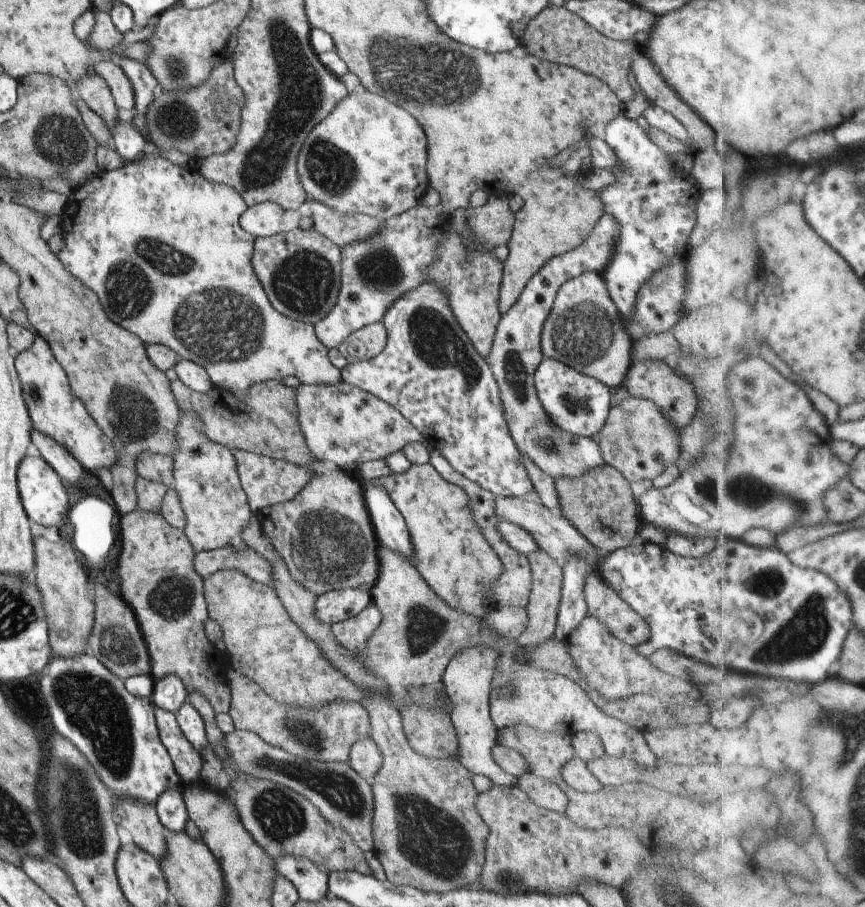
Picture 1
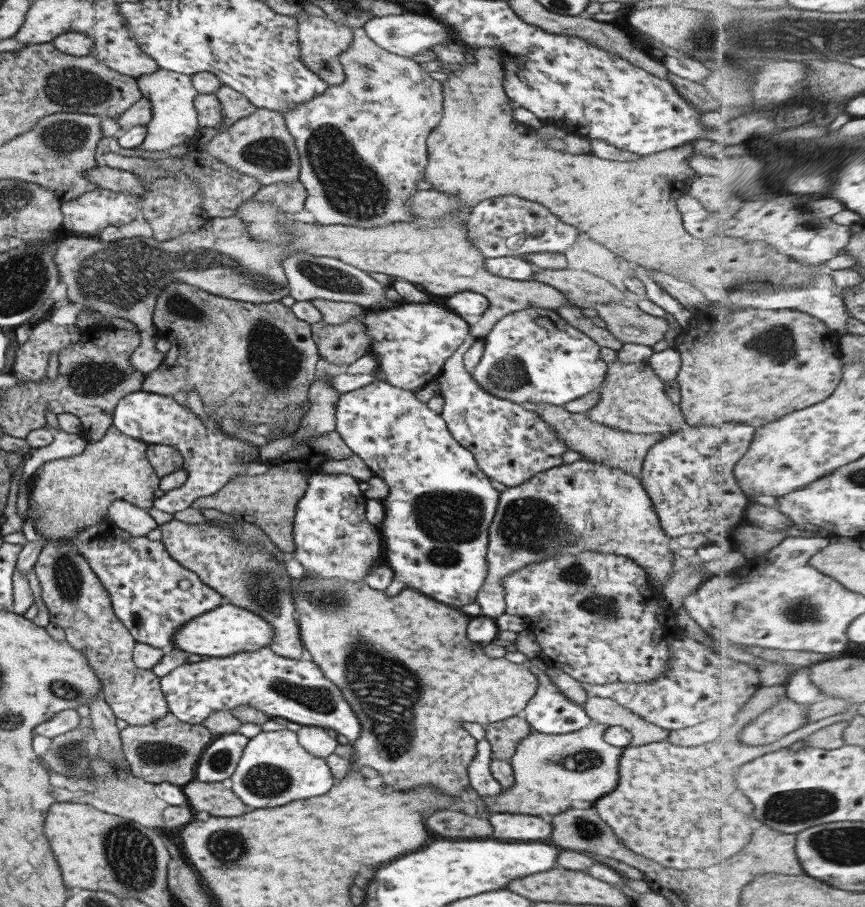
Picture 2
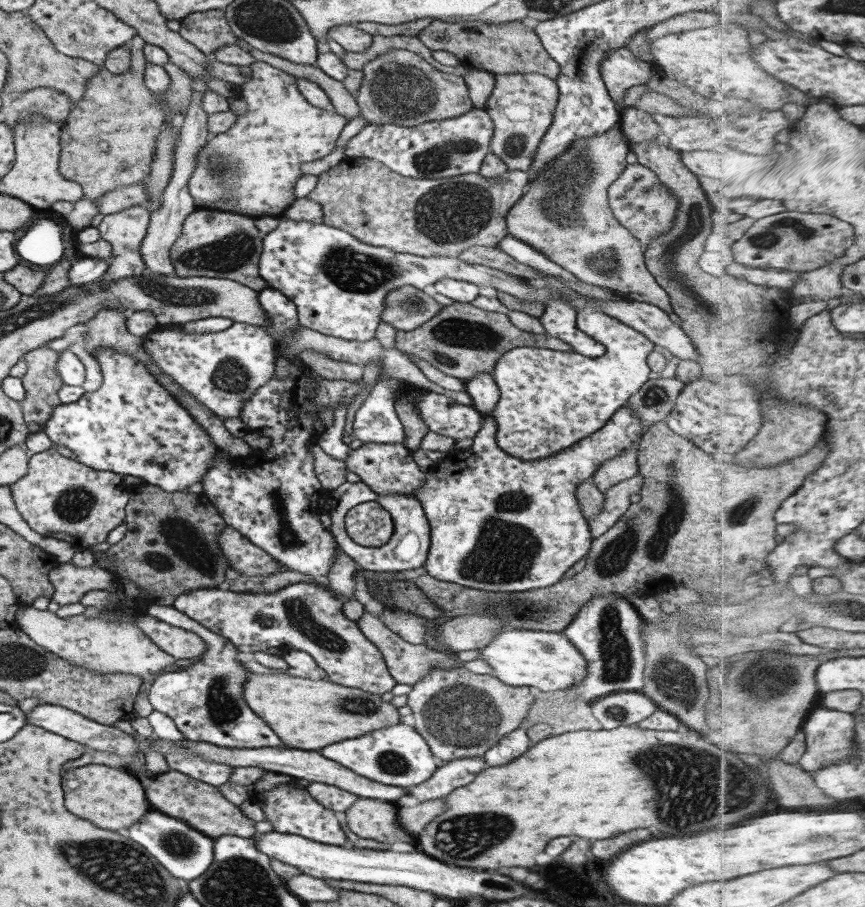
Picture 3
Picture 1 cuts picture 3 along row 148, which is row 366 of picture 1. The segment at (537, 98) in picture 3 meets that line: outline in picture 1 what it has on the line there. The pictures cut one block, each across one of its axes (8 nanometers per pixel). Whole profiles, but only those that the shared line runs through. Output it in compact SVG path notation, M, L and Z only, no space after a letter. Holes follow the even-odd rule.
M601 215L591 234L574 249L551 257L521 289L511 308L500 315L495 327L492 345L485 361L495 379L508 434L519 452L526 454L533 464L552 479L576 477L603 463L600 448L591 438L578 437L555 427L541 408L537 398L533 375L543 358L540 338L543 323L552 307L557 289L573 277L584 272L602 273L609 264L610 255L618 239L618 222L609 215Z

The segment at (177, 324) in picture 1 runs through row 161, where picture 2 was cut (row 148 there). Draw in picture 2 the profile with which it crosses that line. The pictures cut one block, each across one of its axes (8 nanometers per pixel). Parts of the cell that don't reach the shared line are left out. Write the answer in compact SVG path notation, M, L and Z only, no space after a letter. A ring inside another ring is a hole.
M159 68L152 74L138 77L136 84L140 88L141 94L149 100L152 115L146 124L143 142L139 146L135 146L135 148L153 151L167 150L171 146L177 146L181 143L191 144L199 126L197 112L195 112L193 106L193 99L196 97L197 92L191 84L190 76Z

